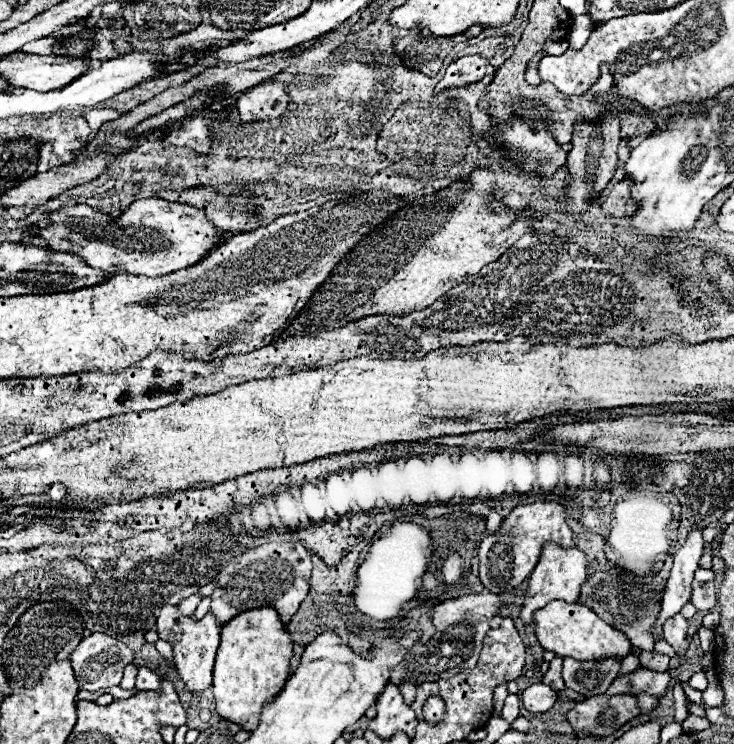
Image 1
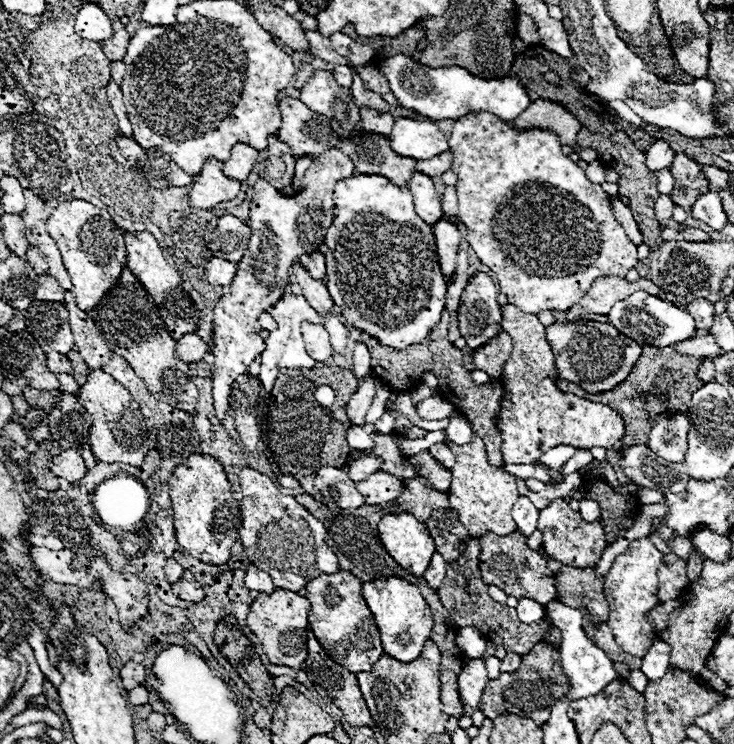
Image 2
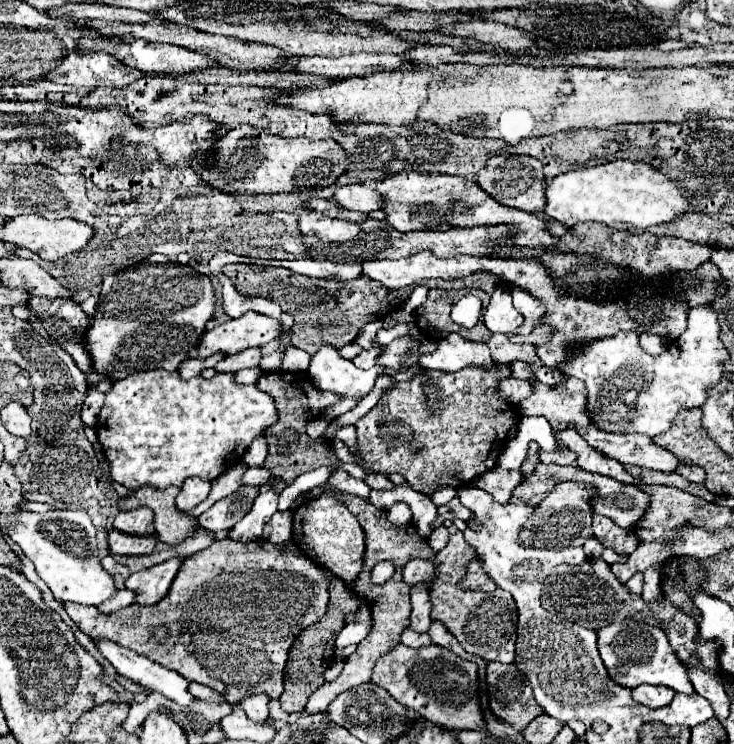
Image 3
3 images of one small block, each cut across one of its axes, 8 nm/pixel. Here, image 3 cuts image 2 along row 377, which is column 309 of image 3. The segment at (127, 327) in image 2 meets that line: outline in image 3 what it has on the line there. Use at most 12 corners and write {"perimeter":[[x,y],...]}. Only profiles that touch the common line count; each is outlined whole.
{"perimeter":[[242,124],[202,180],[230,194],[302,192],[348,168],[336,140]]}

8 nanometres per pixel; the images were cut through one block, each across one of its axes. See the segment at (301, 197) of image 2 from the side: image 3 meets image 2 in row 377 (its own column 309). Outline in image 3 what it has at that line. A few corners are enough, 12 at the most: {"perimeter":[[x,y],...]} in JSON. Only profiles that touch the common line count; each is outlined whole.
{"perimeter":[[304,212],[298,228],[306,236],[328,242],[348,242],[358,224]]}

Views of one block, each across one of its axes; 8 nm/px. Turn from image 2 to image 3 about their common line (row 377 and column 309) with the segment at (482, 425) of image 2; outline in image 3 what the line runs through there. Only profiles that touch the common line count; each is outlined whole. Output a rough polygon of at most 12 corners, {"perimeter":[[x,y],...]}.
{"perimeter":[[306,374],[256,382],[278,406],[266,430],[272,476],[296,476],[338,458],[306,424],[340,400]]}

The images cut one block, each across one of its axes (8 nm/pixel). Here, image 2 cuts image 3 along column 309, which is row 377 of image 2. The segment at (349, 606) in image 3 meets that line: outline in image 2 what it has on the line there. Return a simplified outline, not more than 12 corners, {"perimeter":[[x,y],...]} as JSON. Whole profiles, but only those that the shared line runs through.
{"perimeter":[[646,344],[610,392],[560,392],[610,404],[624,418],[622,450],[648,444],[658,414],[688,414],[702,358]]}

